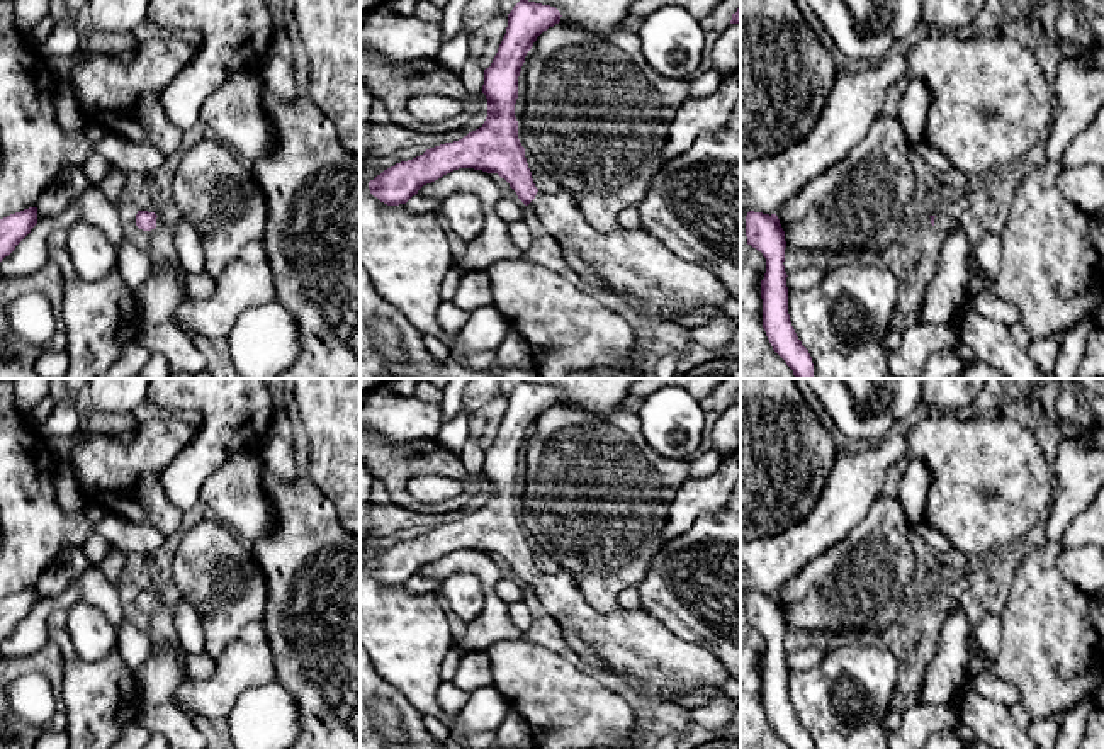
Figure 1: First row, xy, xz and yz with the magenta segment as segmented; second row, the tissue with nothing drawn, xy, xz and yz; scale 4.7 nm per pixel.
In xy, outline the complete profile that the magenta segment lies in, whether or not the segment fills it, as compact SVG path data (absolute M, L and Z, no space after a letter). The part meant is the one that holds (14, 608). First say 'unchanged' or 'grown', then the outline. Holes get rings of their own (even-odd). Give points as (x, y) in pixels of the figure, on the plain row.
unchanged; M29 588L0 600L0 642L15 630L36 605L37 588Z

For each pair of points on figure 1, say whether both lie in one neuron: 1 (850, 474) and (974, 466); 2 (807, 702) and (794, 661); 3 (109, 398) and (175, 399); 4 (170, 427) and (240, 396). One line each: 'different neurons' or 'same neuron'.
1: different neurons
2: different neurons
3: different neurons
4: different neurons

